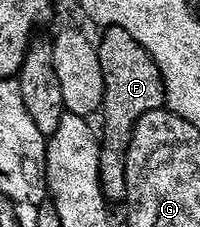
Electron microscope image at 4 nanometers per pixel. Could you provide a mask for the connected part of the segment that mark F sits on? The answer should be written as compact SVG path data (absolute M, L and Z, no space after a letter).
M108 26L102 31L102 34L103 39L98 39L97 42L99 59L101 60L101 72L105 76L105 96L103 97L103 108L101 111L103 134L101 130L99 179L101 180L103 196L108 203L115 204L115 202L119 202L119 204L123 204L127 200L127 153L131 147L133 132L137 128L141 116L166 107L167 93L165 92L163 77L153 60L153 56L149 52L145 52L145 48L141 48L141 44L137 44L137 40L133 40L133 36L129 36L129 32L125 32L125 28Z

